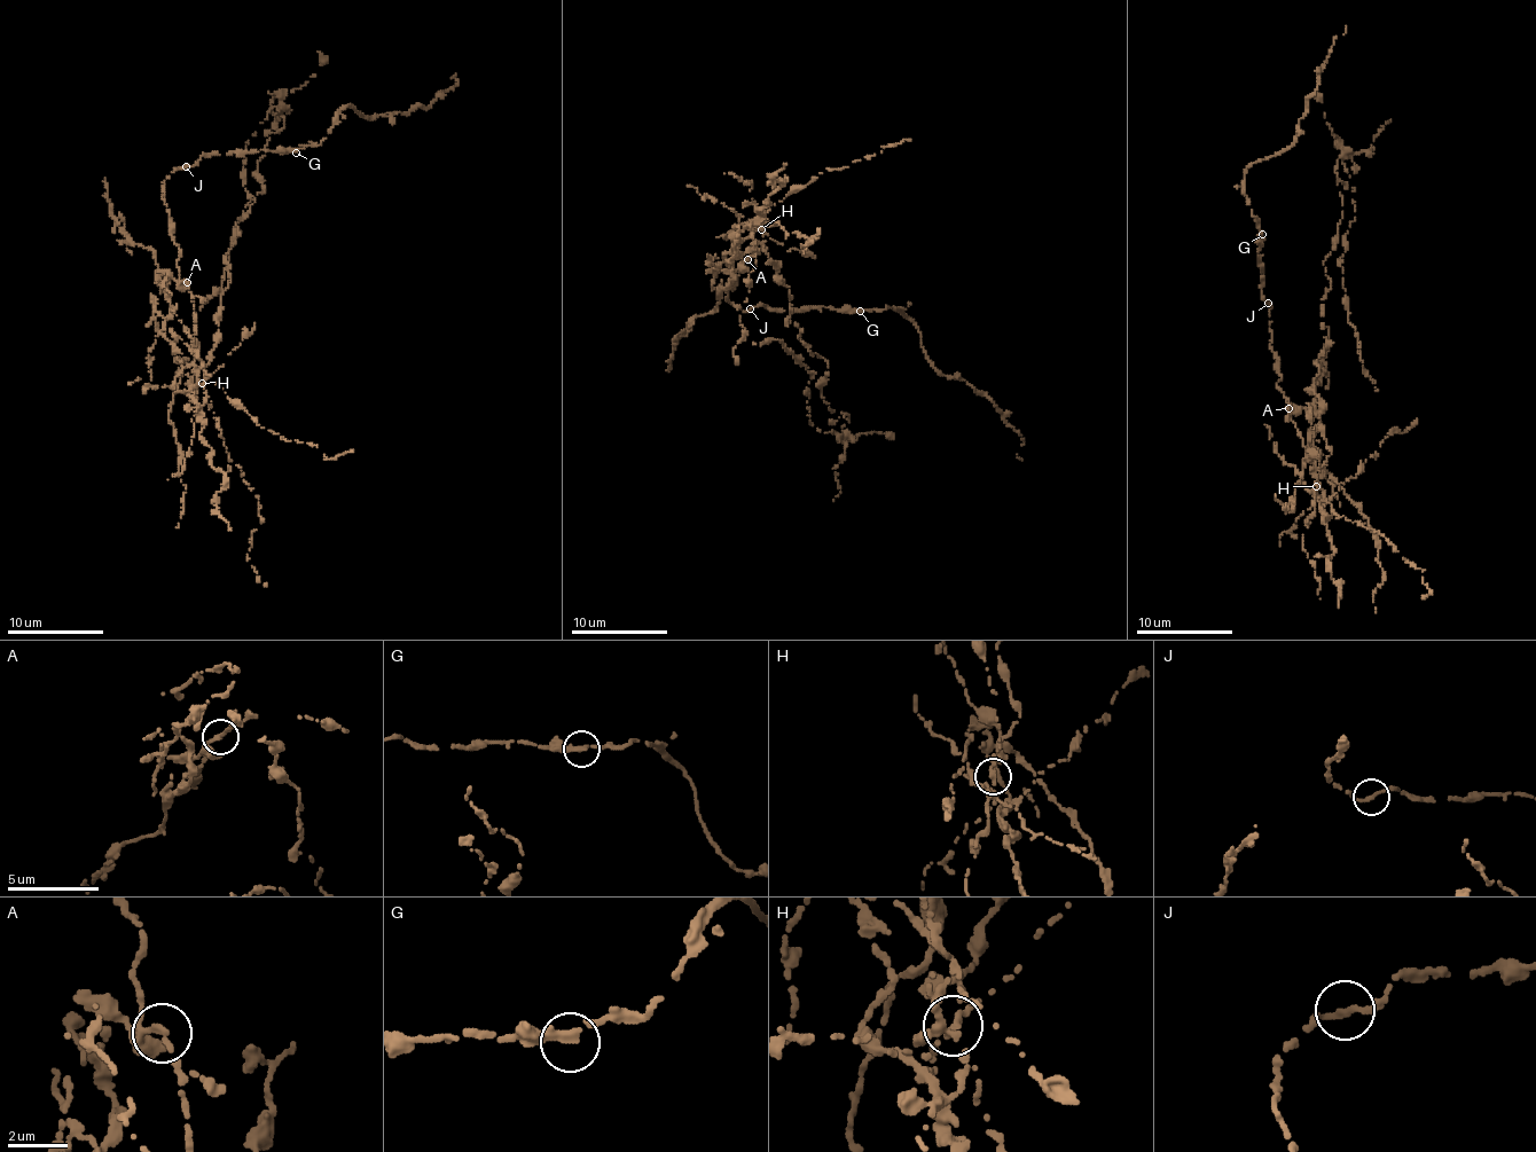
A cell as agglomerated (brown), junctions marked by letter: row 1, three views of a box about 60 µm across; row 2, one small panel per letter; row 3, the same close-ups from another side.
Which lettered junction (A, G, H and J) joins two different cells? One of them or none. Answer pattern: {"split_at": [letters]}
{"split_at": ["H"]}

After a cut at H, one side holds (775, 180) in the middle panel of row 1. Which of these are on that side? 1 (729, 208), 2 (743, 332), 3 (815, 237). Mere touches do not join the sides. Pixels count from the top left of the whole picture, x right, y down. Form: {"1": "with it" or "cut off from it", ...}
{"1": "cut off from it", "2": "with it", "3": "with it"}

